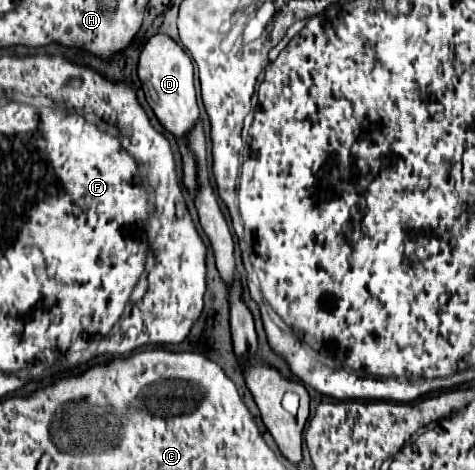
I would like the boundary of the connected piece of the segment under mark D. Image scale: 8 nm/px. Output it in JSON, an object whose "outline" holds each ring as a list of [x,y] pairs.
{"outline":[[[157,33],[145,43],[145,47],[139,55],[139,79],[143,83],[145,99],[151,105],[153,113],[157,115],[161,125],[167,131],[171,131],[179,141],[179,151],[183,155],[183,181],[193,195],[193,191],[195,191],[195,157],[191,157],[191,151],[181,141],[183,135],[187,133],[187,129],[199,117],[199,109],[197,109],[197,101],[195,101],[195,87],[193,87],[191,59],[183,51],[183,47],[177,45],[169,35]]]}

